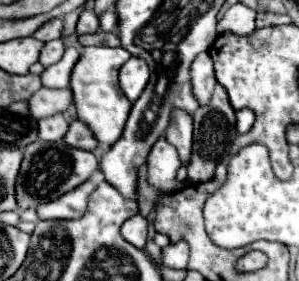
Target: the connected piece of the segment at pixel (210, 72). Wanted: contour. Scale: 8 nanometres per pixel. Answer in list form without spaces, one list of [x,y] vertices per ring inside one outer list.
[[[202,52],[192,64],[192,86],[194,86],[194,96],[200,102],[200,106],[208,104],[212,90],[216,86],[214,68],[212,68],[212,60],[208,52]]]

